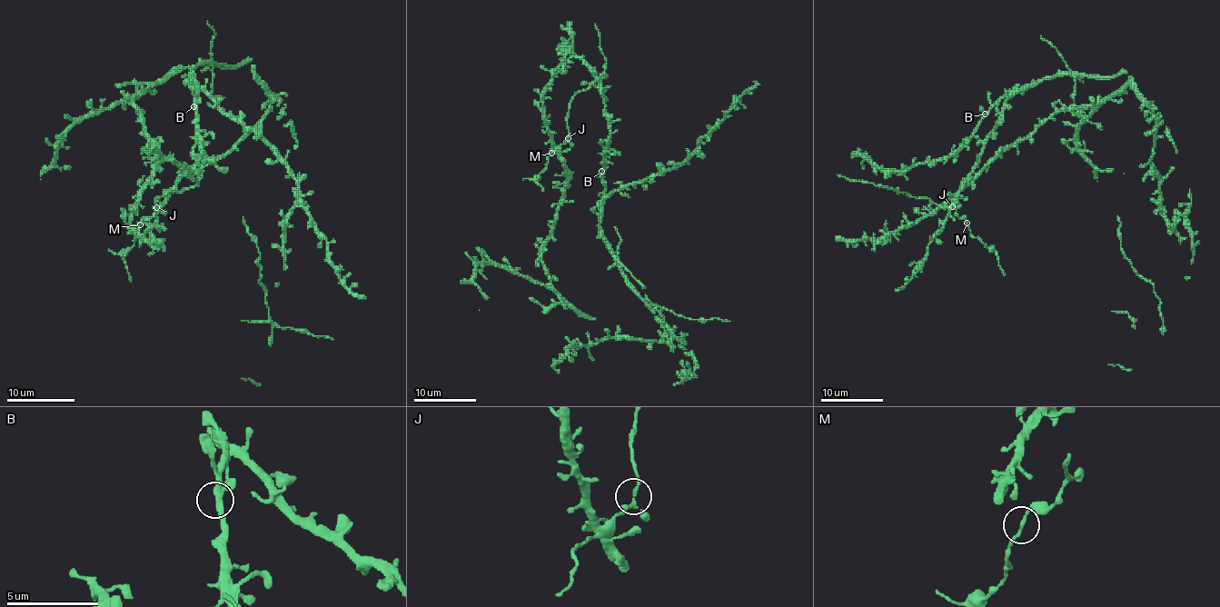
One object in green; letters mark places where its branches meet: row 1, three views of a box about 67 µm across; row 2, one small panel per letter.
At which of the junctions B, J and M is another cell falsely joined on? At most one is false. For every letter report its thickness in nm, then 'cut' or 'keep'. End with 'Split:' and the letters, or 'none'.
B: 240 nm thick; keep
J: 160 nm thick; keep
M: 160 nm thick; keep
Split: none

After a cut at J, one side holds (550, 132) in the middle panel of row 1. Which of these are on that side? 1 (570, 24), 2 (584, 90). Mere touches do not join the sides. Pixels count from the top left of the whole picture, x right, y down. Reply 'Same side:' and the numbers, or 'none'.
Same side: 1

